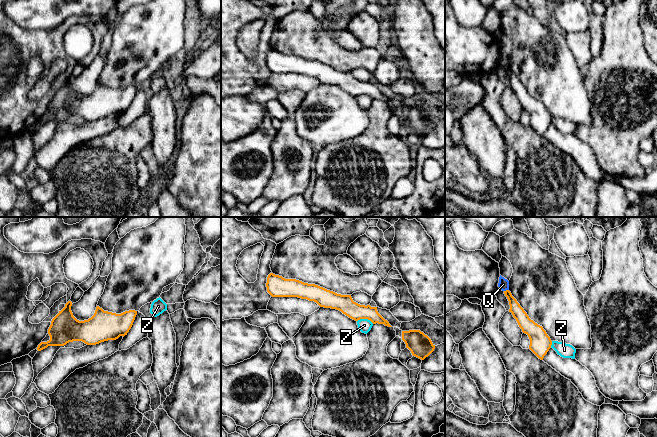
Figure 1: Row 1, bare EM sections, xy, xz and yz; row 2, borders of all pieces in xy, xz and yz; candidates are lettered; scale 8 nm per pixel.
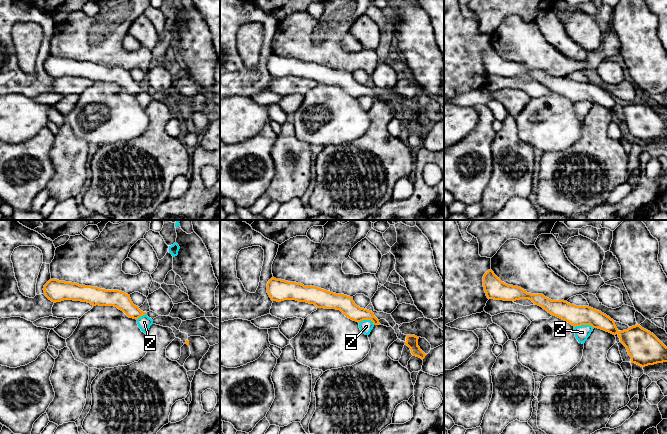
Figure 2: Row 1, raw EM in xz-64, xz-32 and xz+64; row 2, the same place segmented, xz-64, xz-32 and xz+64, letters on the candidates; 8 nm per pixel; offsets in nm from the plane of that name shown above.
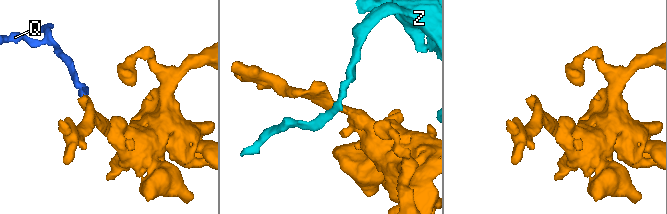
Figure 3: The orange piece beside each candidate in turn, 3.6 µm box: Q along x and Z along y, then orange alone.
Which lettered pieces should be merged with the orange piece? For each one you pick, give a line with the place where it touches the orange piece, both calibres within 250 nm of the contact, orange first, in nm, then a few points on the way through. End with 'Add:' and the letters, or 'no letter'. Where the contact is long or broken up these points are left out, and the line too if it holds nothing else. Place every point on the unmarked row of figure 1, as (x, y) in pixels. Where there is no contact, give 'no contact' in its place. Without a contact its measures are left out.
Add: no letter

